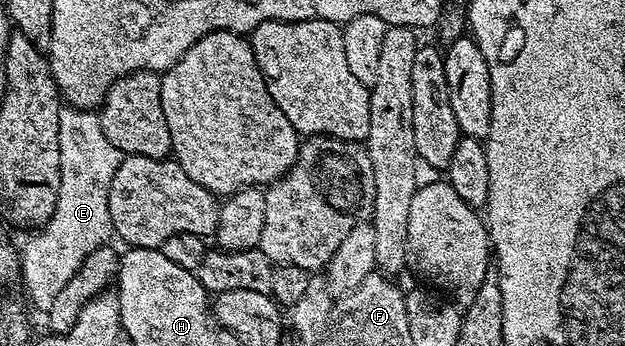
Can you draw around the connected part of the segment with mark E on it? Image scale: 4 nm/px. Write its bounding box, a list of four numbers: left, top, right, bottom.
[21,105,121,313]

